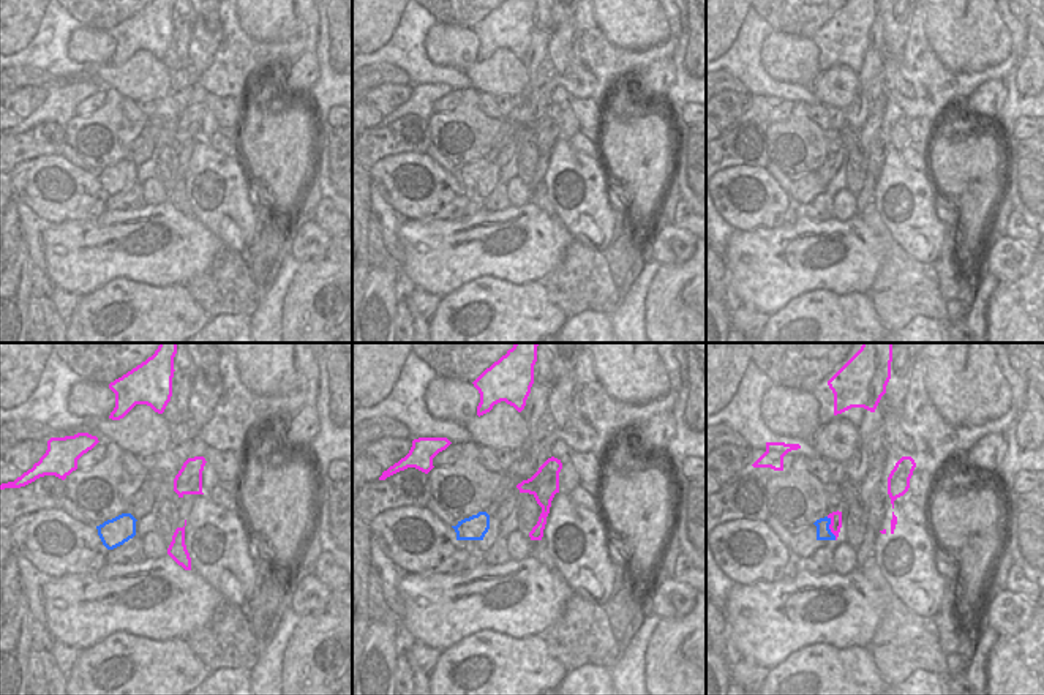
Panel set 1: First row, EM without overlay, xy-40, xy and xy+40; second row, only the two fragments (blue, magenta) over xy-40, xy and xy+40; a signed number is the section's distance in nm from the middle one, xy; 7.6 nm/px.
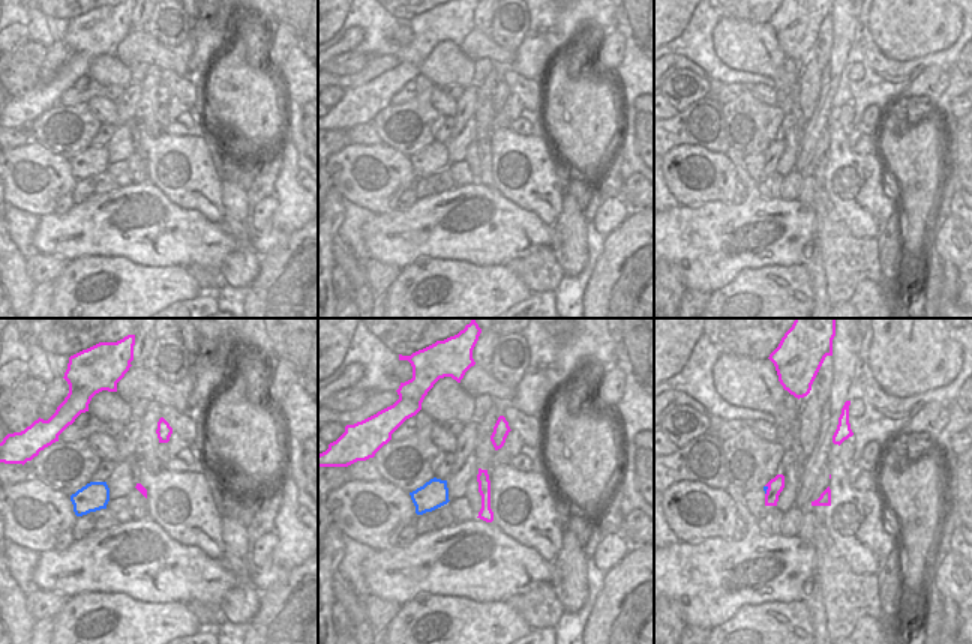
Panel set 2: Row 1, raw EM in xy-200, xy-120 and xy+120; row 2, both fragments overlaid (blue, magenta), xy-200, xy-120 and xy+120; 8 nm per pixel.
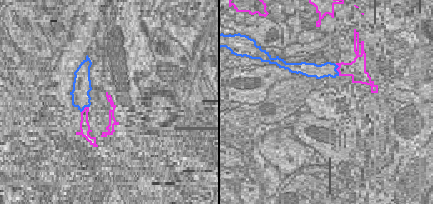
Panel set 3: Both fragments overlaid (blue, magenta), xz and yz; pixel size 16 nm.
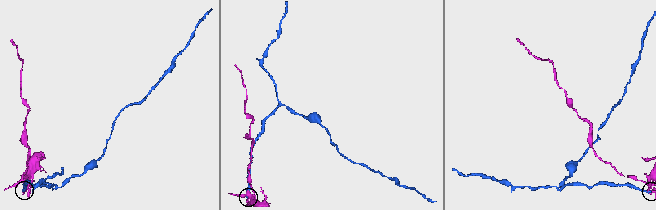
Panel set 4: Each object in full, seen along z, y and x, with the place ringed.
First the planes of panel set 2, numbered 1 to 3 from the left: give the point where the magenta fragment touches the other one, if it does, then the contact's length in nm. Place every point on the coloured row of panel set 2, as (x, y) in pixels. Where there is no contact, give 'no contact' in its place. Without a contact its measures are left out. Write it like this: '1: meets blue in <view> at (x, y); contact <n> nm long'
1: no contact
2: no contact
3: meets blue in xy+120 at (767, 488); contact 80 nm long

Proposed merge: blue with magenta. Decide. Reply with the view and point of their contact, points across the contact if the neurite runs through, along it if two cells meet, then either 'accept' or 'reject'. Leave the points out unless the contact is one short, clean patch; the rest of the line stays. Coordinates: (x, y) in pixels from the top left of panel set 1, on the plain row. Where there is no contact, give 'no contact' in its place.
xy+40 (828, 174) | along xy+40 (826, 163), (829, 166), (829, 177), (836, 185) | reject

